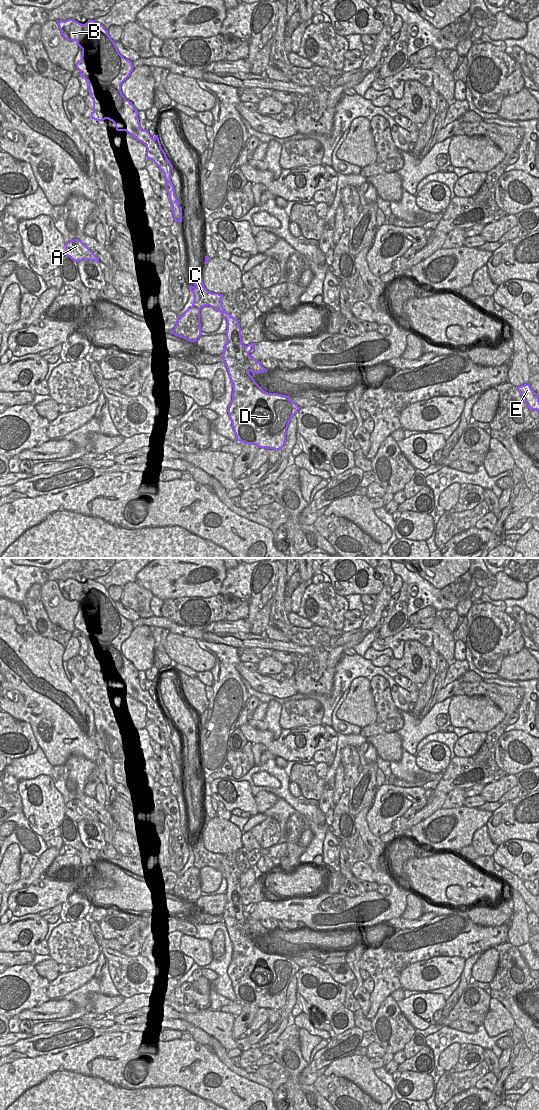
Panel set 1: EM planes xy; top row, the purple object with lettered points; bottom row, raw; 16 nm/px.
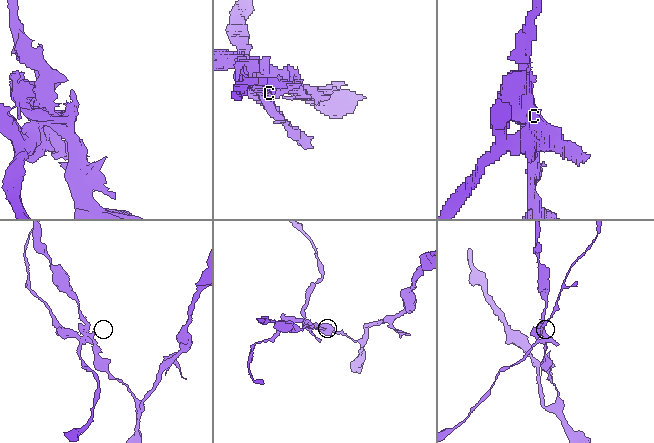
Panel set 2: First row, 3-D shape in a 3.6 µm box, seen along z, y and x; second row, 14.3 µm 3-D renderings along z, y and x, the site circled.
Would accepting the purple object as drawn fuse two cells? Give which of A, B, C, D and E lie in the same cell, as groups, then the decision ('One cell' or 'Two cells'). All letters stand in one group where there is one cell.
Groups: A / B C D E. Two cells.

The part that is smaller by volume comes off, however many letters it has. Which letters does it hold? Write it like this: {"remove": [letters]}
{"remove": ["A"]}

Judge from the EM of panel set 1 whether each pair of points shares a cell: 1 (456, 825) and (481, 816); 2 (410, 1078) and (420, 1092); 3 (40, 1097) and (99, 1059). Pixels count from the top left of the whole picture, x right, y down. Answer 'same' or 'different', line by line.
1: same
2: same
3: same

